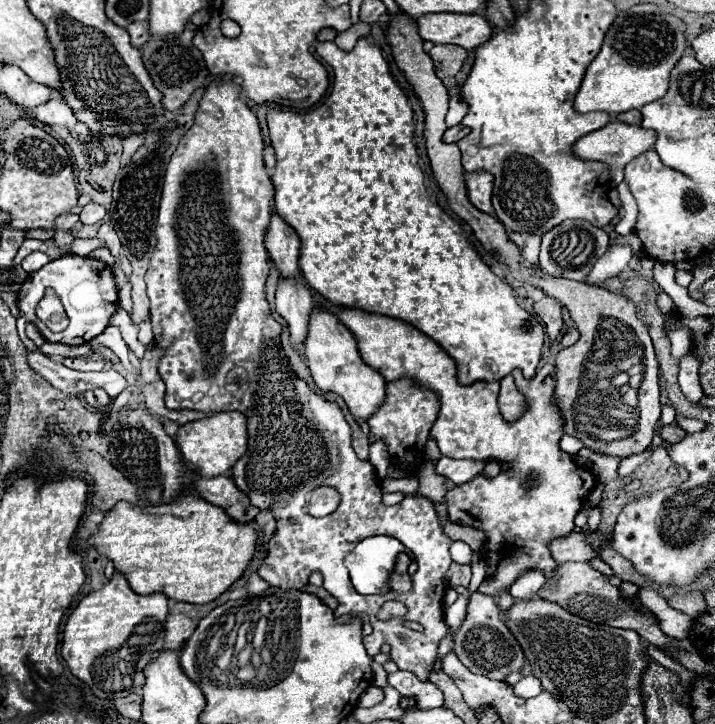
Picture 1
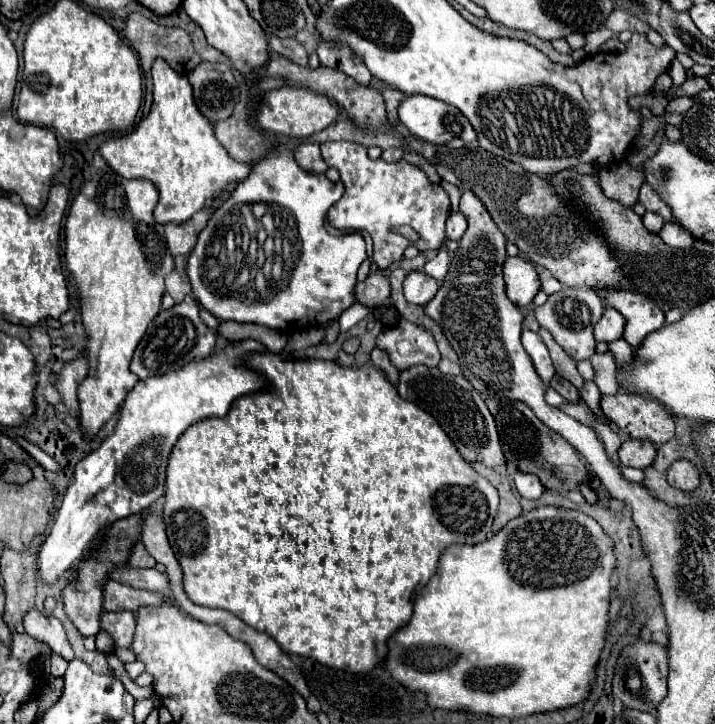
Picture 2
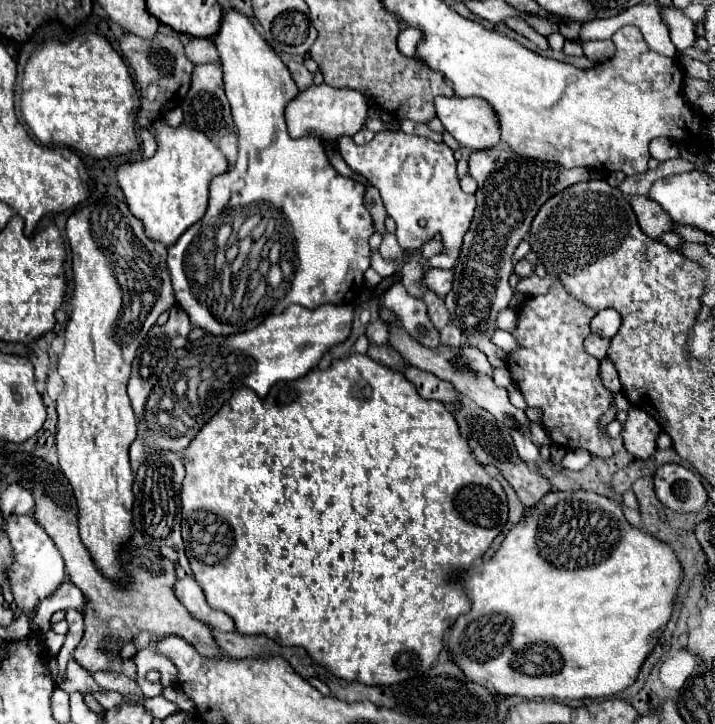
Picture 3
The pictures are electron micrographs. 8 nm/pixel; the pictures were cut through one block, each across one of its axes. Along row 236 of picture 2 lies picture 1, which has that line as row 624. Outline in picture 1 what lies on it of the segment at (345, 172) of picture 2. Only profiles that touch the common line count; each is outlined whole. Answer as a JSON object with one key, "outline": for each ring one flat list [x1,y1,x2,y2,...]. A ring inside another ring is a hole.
{"outline":[[232,80,208,84,194,114,194,124,180,138,180,144,172,154,164,176,160,212,154,230,158,242,146,272,146,292,150,298,154,344,166,350,158,362,158,374,166,382,166,408,196,412,238,410,248,418,248,448,246,454,232,466,230,474,238,490,250,498,252,506,260,510,272,508,272,514,278,524,268,544,268,556,258,568,258,576,270,586,290,590,306,586,308,576,312,572,322,572,324,588,340,602,334,612,336,618,344,614,368,614,374,628,374,632,364,638,368,656,376,656,380,652,380,644,390,644,392,660,398,664,400,670,412,670,418,678,428,680,428,672,438,658,438,644,448,632,448,626,444,624,442,598,444,590,448,590,444,574,452,564,448,550,452,540,444,536,434,512,434,504,430,500,404,498,400,504,396,504,396,508,388,508,382,504,380,484,374,482,374,468,370,466,370,462,356,458,352,450,352,428,344,420,344,414,336,402,318,402,322,404,318,408,324,410,318,410,318,418,310,418,314,416,314,412,310,410,310,398,314,392,302,378,292,372,288,358,280,346,282,326,274,320,264,292,266,278,270,272,268,252,264,248,264,234,272,216,270,210,274,206,274,186,264,170,264,140,258,118,240,98,240,92,242,88],[318,486,330,486,340,492,340,506,332,514,324,518,314,518,304,510,292,508,294,502,304,508,302,496],[368,536,392,536,414,552,418,570,412,576,410,592,386,592,372,596,356,592,344,566,344,558,348,552,354,550,360,540],[388,600,398,600,406,604,408,614,404,618,392,618,384,622,378,620,376,614,380,606]]}

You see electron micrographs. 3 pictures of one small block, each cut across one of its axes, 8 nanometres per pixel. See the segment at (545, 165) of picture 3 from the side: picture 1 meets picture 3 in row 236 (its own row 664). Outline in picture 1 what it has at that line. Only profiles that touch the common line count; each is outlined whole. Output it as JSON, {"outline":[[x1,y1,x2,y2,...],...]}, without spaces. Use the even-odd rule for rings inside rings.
{"outline":[[474,592,468,602,466,618,460,626,460,630,454,632,454,652,472,670,474,674,492,678,492,680,506,680,510,672,520,672,524,666,524,654,518,646,516,638,510,634,506,624,500,620,500,608,494,604,492,596]]}

